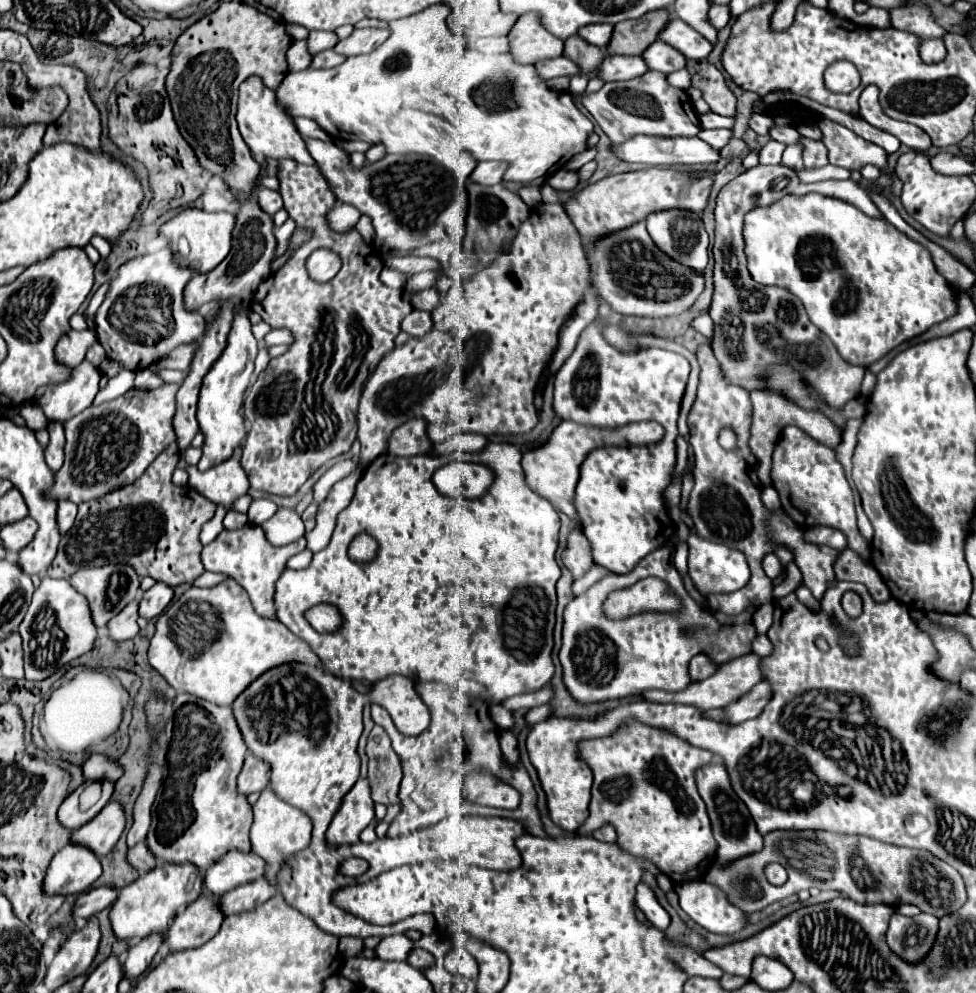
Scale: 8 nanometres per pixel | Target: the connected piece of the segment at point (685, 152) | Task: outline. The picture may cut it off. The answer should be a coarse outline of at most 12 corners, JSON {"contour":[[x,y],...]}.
{"contour":[[634,136],[612,144],[630,164],[710,164],[720,152],[700,138]]}

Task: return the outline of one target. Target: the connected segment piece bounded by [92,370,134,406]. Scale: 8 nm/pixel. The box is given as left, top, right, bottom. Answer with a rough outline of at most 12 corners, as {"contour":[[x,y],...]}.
{"contour":[[122,370],[96,394],[92,406],[134,388],[134,372]]}

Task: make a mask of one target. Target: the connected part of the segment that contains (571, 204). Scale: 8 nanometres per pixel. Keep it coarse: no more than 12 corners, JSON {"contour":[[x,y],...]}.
{"contour":[[606,176],[564,204],[584,252],[670,208],[702,212],[714,176]]}

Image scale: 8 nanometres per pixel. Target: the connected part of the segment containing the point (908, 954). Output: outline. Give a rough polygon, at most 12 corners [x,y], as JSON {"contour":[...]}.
{"contour":[[894,914],[890,950],[908,964],[922,962],[934,938],[912,934],[912,918]]}

